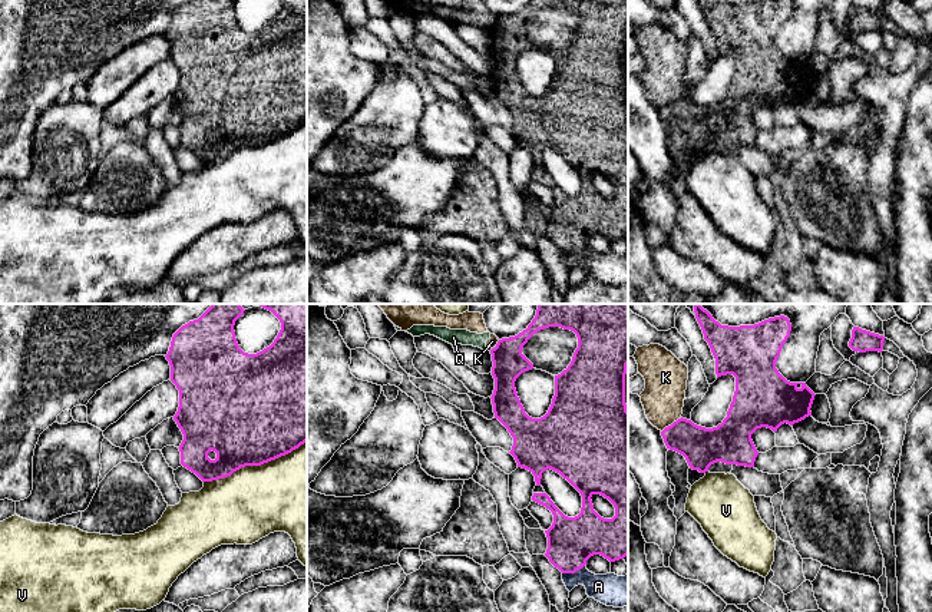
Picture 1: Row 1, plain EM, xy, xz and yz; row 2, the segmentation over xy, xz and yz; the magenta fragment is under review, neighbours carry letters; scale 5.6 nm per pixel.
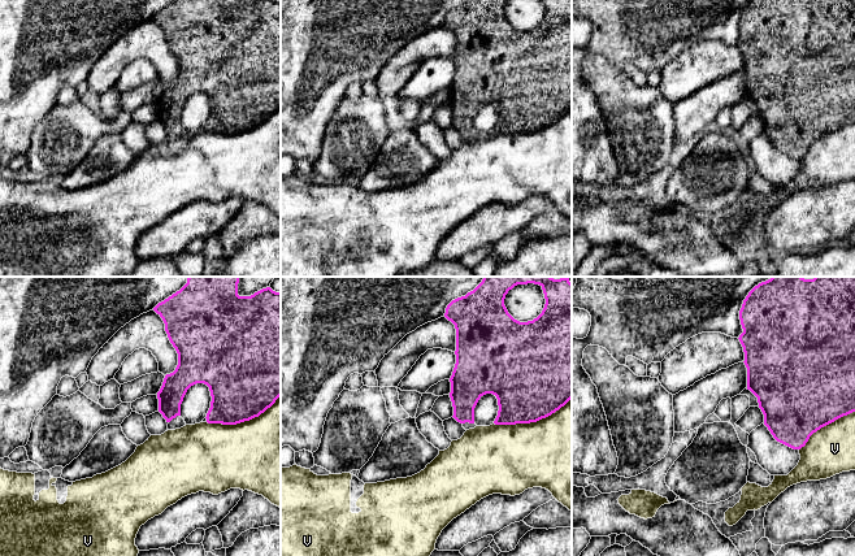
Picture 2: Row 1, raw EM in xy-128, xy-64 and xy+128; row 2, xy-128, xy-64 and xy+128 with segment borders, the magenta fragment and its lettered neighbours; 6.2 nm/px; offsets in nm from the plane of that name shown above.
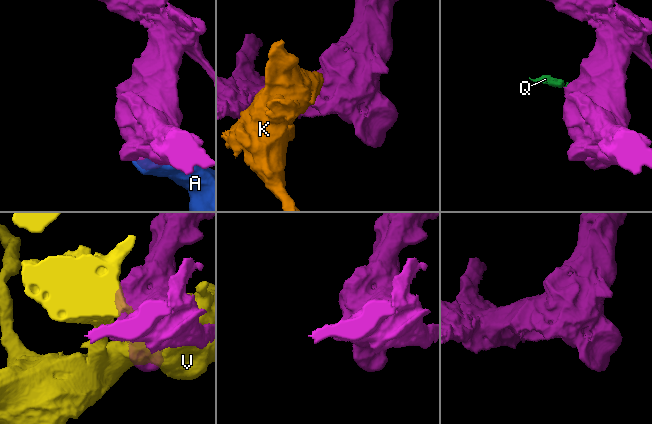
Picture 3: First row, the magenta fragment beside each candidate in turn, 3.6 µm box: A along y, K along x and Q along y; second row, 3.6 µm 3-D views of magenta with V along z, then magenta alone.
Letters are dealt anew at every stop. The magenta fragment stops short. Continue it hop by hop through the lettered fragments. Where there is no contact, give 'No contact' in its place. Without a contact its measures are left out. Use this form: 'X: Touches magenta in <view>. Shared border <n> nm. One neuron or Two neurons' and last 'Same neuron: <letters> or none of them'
A: Touches magenta in xz. Shared border 140 nm. Two neurons
K: Touches magenta in yz. Shared border 150 nm. Two neurons
Q: Touches magenta in xz. Shared border 40 nm. Two neurons
V: Touches magenta in xy. Shared border 600 nm. Two neurons
Same neuron: none of them

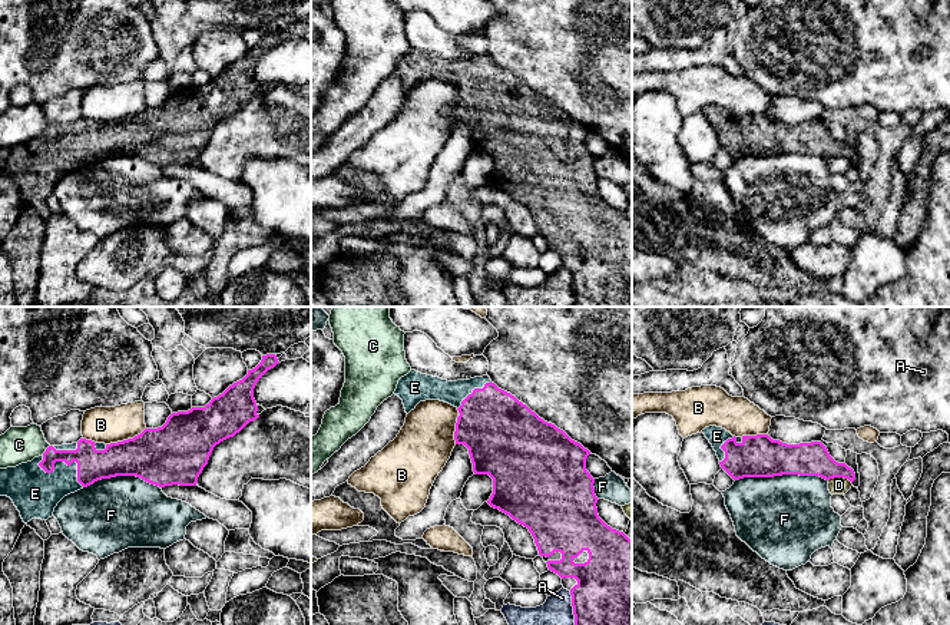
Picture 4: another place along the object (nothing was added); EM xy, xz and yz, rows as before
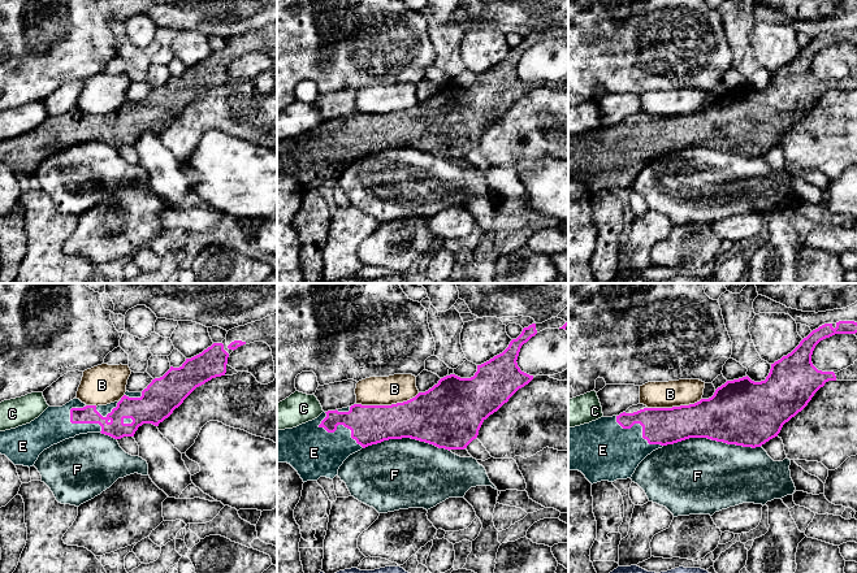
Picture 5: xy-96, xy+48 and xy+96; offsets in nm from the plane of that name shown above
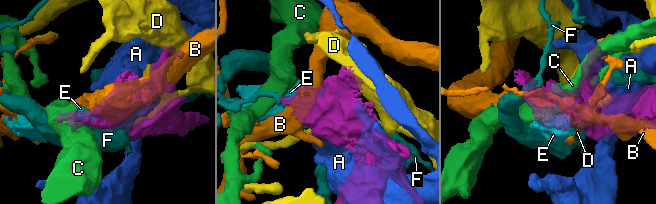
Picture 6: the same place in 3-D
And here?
A: Touches magenta in xz. Shared border 190 nm. Two neurons
B: Touches magenta in xy. Shared border 240 nm. Two neurons
C: Touches magenta in xy. Shared border 80 nm. Two neurons
D: Touches magenta in yz. Shared border 140 nm. Two neurons
E: Touches magenta in xy. Shared border 300 nm. One neuron
F: Touches magenta in yz. Shared border 500 nm. Two neurons
Same neuron: E

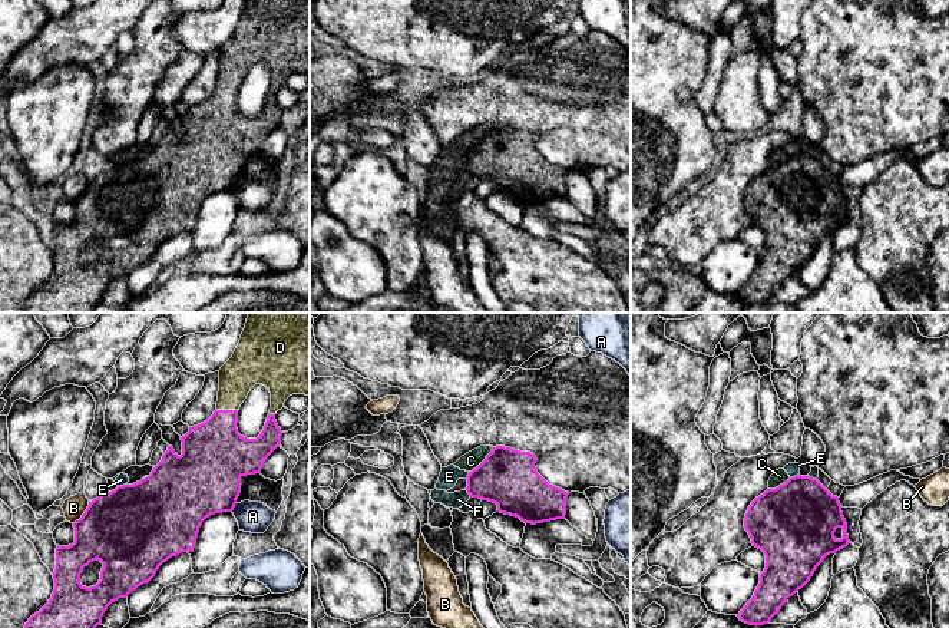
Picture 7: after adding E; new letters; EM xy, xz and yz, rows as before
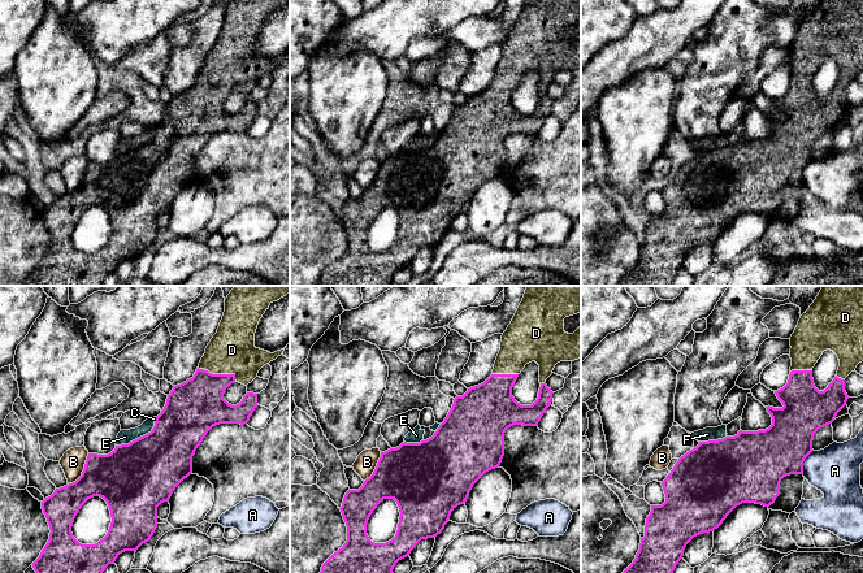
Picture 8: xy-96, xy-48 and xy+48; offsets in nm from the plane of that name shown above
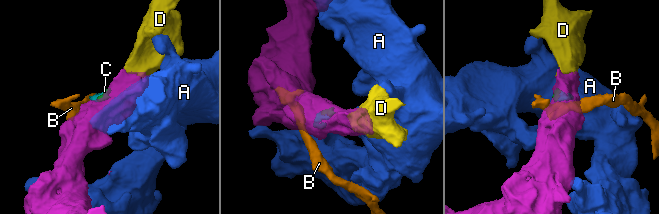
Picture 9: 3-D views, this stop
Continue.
A: Touches magenta in xy. Shared border 60 nm. Two neurons
B: Touches magenta in xy. Shared border 160 nm. Two neurons
C: Touches magenta in xz. Shared border 200 nm. Two neurons
D: Touches magenta in xy. Shared border 120 nm. One neuron
E: Touches magenta in xy. Shared border 60 nm. Two neurons
F: Touches magenta in xz. Shared border 50 nm. Two neurons
Same neuron: D

